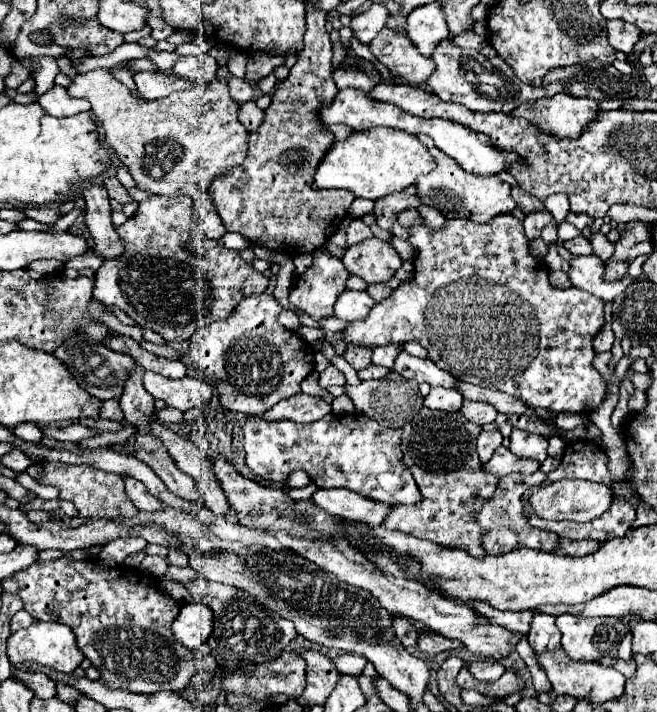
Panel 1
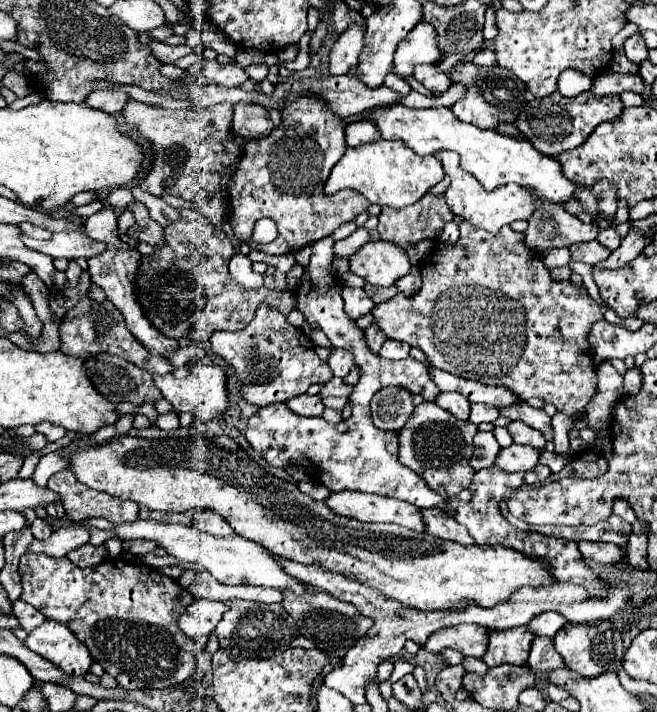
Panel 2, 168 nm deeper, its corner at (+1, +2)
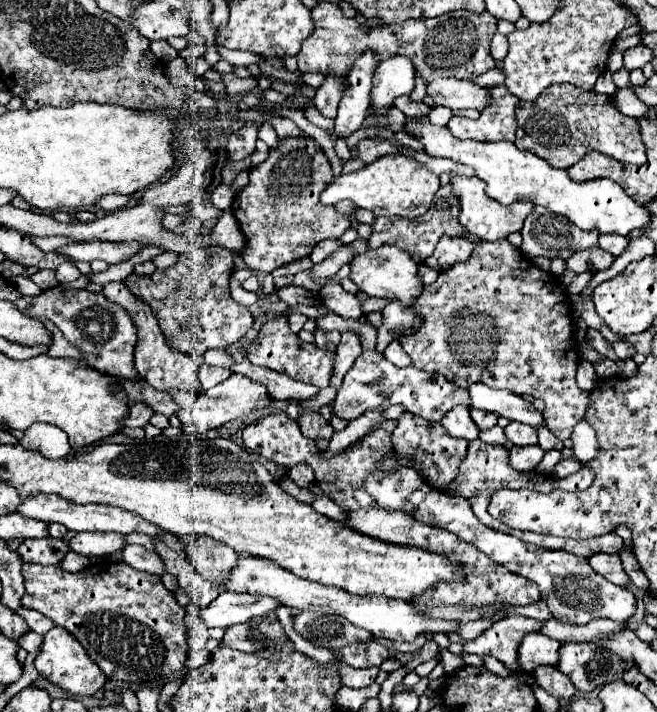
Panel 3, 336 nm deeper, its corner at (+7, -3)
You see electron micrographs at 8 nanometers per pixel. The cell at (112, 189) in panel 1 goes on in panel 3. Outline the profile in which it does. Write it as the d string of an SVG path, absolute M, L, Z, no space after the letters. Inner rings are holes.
M172 251L162 253L162 255L156 255L156 257L154 257L154 265L156 265L158 269L168 269L168 267L172 267L176 261L178 261L178 255L176 255L176 253L172 253Z

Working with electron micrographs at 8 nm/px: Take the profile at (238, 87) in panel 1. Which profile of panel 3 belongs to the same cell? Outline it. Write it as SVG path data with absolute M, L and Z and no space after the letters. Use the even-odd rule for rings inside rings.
M257 122L246 123L240 131L230 135L228 145L226 145L226 153L228 153L230 161L242 161L242 159L246 159L254 151L254 145L256 145L259 132L256 130L260 126Z

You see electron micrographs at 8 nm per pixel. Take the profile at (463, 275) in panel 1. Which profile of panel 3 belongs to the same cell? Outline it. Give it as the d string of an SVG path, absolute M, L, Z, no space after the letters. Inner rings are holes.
M498 239L494 243L488 243L488 241L480 241L474 245L474 255L466 261L466 263L456 263L454 267L446 269L440 273L440 277L436 279L436 283L432 285L424 285L420 297L416 299L414 303L414 311L422 317L422 327L414 333L414 335L406 335L406 337L400 337L400 343L404 347L404 351L410 355L414 367L418 369L424 369L428 373L442 373L446 375L452 383L458 383L458 387L470 387L472 383L484 383L492 389L508 389L516 395L532 395L532 397L538 397L544 401L544 419L546 419L546 425L548 429L560 439L570 439L572 435L572 429L574 425L584 417L586 413L586 407L588 407L588 393L582 391L578 385L576 385L576 365L578 365L578 345L572 337L572 331L574 331L574 323L572 323L572 317L570 317L570 301L568 301L568 295L562 287L562 283L554 283L552 281L552 275L538 269L534 263L530 263L528 259L524 259L518 249L514 245L508 243L508 239Z

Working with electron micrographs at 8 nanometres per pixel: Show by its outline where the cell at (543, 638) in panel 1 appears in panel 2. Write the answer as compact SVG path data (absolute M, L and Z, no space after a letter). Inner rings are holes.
M544 636L534 638L532 650L528 656L528 666L534 672L550 672L554 668L564 668L564 660L556 652L552 638L544 638Z

